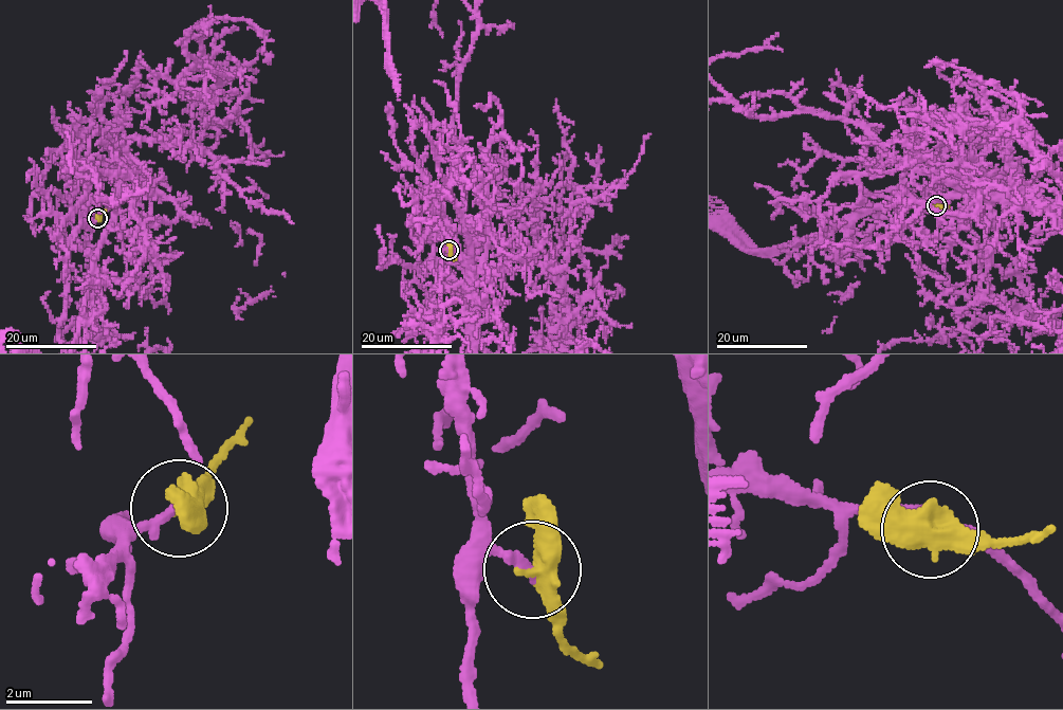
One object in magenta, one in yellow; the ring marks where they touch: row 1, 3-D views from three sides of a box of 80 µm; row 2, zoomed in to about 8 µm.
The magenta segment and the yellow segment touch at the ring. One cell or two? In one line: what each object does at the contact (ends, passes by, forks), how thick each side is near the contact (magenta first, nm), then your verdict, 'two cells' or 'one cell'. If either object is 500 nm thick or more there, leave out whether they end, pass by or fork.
calibres 240 and 500 nm; two cells

